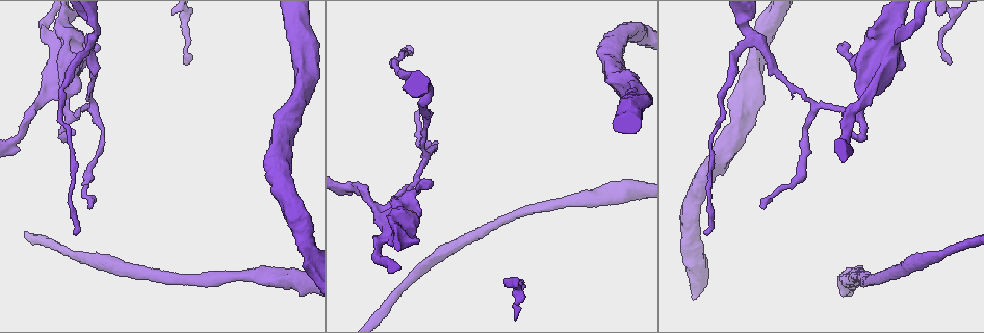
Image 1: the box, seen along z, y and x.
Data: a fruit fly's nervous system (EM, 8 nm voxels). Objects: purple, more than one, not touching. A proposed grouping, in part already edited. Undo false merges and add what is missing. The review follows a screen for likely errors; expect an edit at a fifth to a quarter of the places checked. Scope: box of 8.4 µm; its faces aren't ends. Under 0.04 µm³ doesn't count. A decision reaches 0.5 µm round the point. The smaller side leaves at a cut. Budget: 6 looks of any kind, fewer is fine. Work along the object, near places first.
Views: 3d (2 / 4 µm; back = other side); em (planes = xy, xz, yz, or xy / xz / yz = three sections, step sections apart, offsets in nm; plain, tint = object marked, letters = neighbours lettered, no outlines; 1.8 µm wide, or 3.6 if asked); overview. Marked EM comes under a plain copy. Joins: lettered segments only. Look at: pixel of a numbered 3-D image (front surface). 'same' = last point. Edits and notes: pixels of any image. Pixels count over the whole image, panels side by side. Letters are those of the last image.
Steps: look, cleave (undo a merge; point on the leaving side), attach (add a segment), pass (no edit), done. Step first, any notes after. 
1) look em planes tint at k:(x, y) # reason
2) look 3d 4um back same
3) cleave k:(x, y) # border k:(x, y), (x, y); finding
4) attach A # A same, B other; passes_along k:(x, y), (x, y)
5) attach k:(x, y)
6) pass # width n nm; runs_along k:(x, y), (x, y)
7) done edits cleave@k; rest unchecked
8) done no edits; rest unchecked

look 3d 2um at 1:(395, 220) # sudden change in width

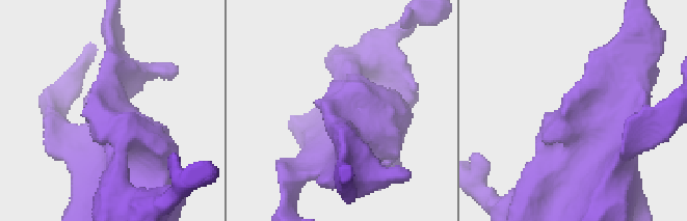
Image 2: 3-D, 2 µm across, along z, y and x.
look em xz step 8 tint at 2:(105, 112)

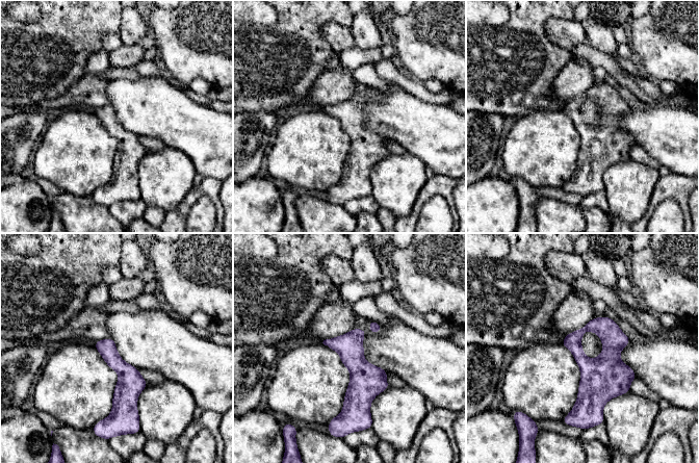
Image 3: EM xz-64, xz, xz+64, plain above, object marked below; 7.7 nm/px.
look em planes letters same

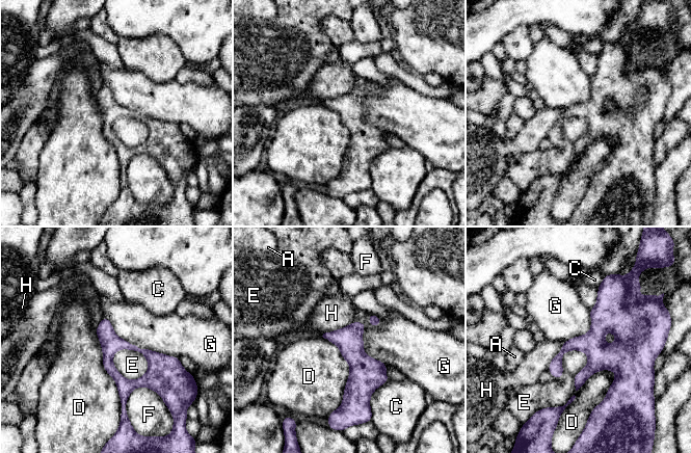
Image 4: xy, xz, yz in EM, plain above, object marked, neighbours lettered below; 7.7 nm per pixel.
pass # longest_contact G 650 nm; A other, C other, D other, E other, F other, G other, H other; runs_along 4:(101, 325), (117, 343), (175, 365); one neuron here

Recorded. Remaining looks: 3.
look em planes letters at 1:(65, 110) # thick turns thin

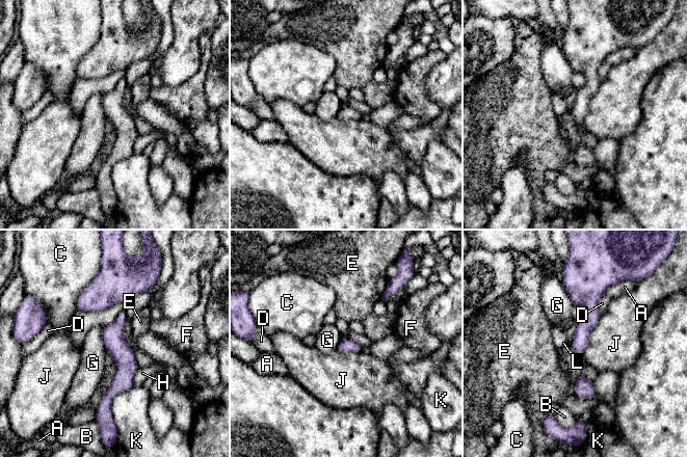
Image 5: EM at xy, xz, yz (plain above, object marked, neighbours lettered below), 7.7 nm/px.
pass # width 110 nm; A other, B other, C other, D other, E other, F other, G other, H other, J other, K other, L other; runs_along 5:(123, 316), (123, 380), (108, 408); one neuron here

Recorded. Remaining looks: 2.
look 3d 4um at 1:(77, 233) # branch stops here

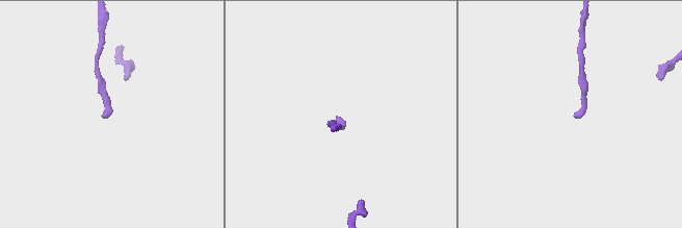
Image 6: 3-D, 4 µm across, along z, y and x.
look em xy step 16 letters at 6:(338, 117)

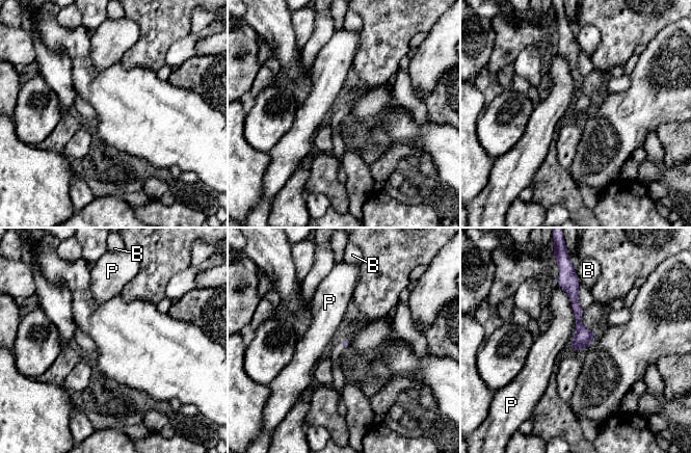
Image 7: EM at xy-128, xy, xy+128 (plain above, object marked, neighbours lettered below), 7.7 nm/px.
pass # B other, P other; border 7:(558, 285), (575, 318), (570, 349); no lettered segment goes on from it

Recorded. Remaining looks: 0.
done no edits; rest unchecked

